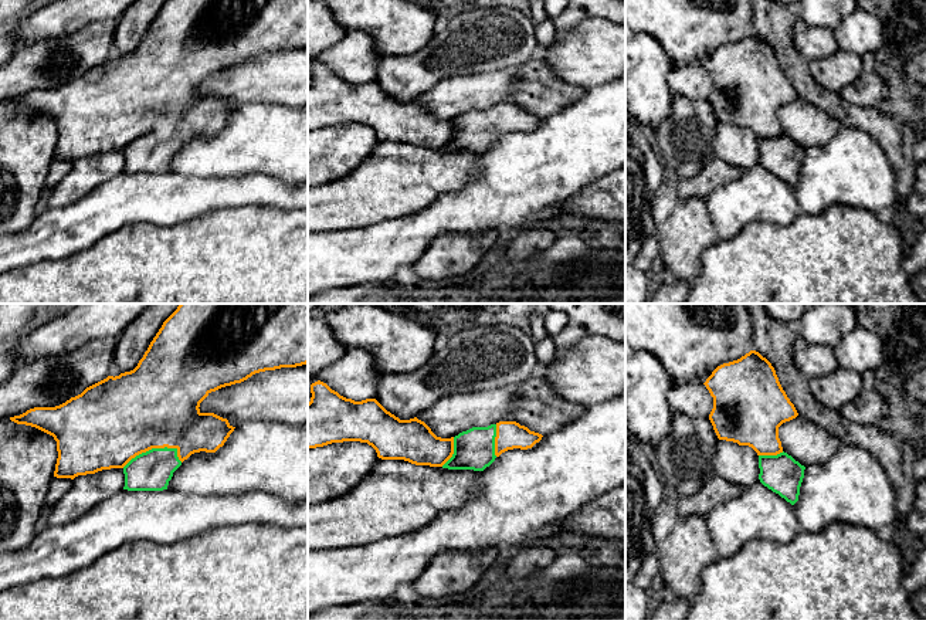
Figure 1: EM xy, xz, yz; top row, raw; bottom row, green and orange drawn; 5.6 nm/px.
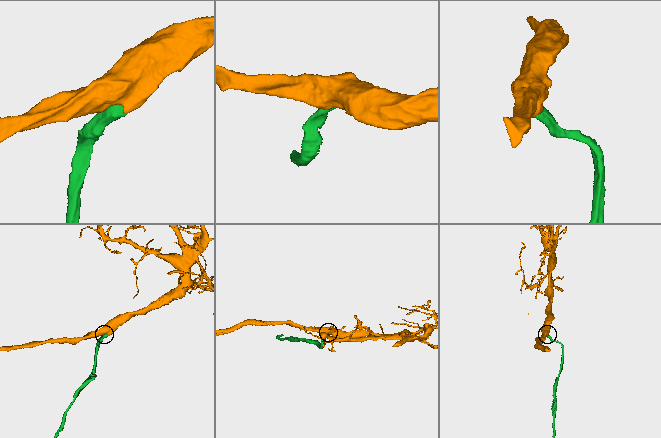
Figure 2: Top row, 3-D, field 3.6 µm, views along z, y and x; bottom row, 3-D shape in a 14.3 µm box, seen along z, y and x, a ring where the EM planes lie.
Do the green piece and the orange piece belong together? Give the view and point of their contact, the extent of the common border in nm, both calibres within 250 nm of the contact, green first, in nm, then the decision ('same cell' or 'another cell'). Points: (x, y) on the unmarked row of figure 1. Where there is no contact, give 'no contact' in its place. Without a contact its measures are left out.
contact xy (155, 131); length 340 nm; calibres 220 and 480 nm; same cell

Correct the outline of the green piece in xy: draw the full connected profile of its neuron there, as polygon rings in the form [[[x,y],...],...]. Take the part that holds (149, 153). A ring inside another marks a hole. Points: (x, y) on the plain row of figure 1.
[[[167,0],[138,48],[87,70],[55,89],[34,89],[10,99],[17,106],[35,109],[57,123],[54,159],[71,160],[102,152],[122,150],[128,173],[167,172],[173,155],[191,136],[216,135],[234,114],[227,101],[201,95],[200,85],[221,70],[241,65],[255,55],[308,45],[308,0]]]

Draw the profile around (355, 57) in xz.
[[[349,30],[316,58],[340,78],[362,84],[376,79],[381,54],[373,35],[363,30]]]

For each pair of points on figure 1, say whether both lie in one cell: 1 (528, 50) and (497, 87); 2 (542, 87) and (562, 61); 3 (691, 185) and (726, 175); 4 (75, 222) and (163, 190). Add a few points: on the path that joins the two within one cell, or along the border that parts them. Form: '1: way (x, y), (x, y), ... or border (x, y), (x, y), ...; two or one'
1: border (512, 68), (489, 70), (480, 74); two
2: border (536, 56), (558, 75), (583, 87); two
3: way (699, 185), (718, 175); one
4: way (97, 214), (124, 199), (142, 199); one

